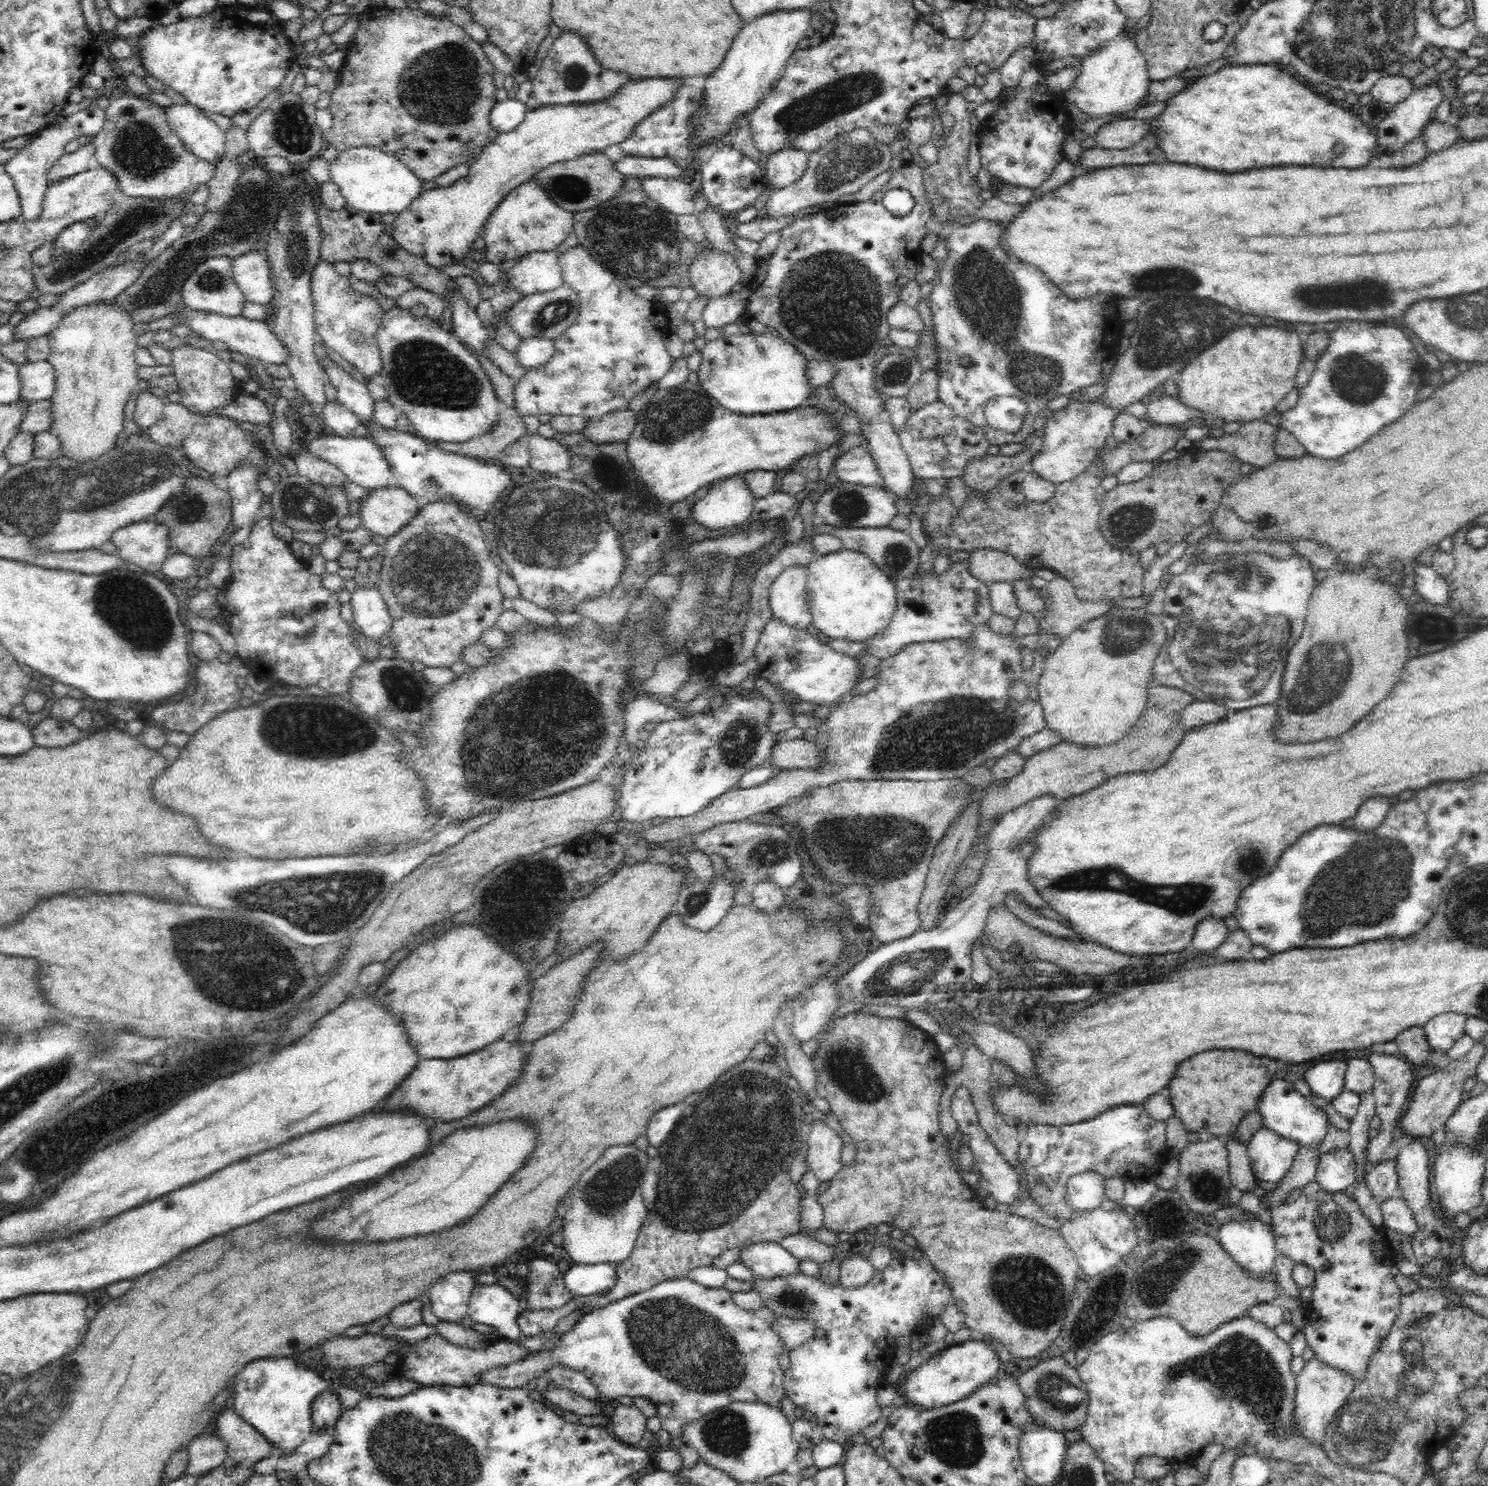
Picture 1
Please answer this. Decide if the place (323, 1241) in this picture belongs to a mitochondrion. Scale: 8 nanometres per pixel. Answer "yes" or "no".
no

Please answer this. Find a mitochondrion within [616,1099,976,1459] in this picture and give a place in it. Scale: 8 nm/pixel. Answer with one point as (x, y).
(692, 1347)

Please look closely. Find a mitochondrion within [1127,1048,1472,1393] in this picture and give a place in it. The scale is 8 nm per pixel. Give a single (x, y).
(1331, 1221)

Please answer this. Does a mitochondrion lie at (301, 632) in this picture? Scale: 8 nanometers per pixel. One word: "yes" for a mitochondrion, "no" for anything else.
yes

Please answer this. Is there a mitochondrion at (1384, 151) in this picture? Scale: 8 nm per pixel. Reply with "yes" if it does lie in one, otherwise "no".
no

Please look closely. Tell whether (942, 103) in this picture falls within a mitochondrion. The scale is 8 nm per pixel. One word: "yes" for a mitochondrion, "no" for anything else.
no

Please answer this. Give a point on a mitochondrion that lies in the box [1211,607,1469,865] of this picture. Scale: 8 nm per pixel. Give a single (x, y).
(1318, 674)

